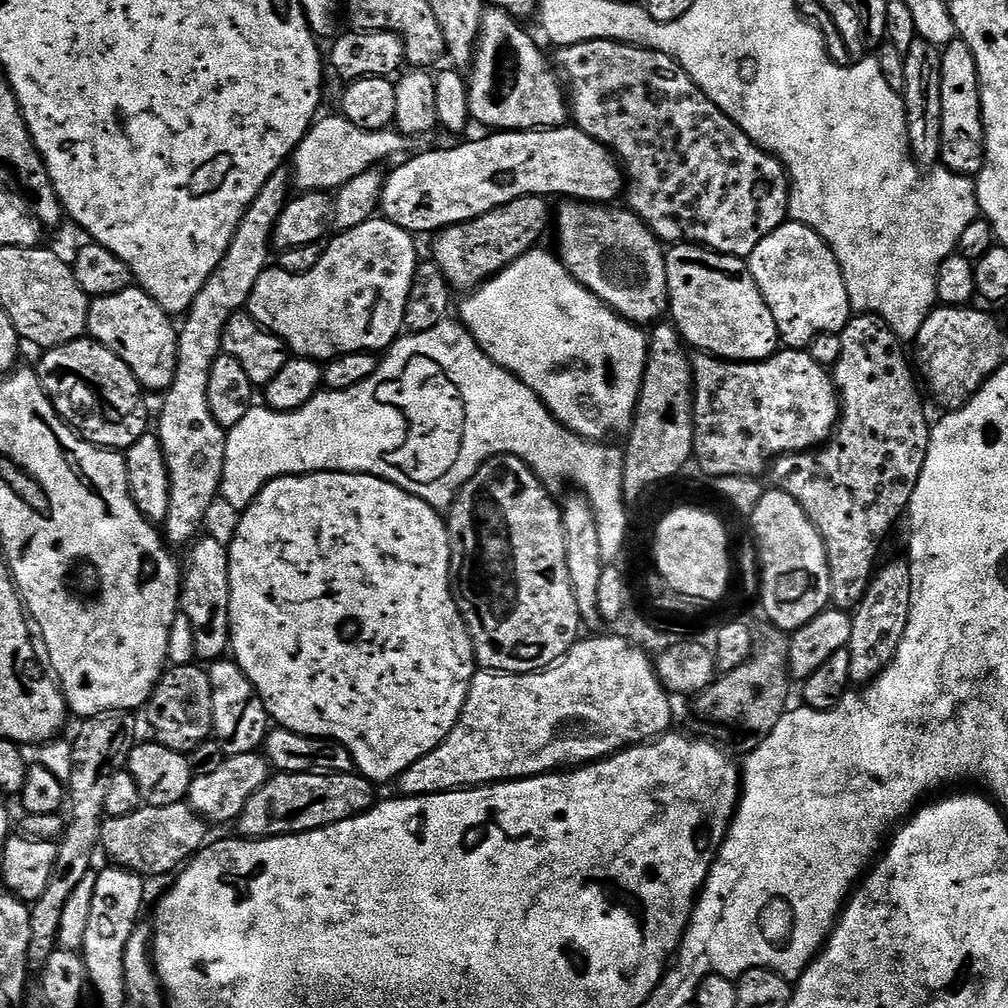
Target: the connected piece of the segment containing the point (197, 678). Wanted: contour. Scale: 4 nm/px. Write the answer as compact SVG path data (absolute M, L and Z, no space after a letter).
M191 663L169 667L156 683L146 705L148 724L152 727L151 739L185 754L210 739L214 722L214 694L210 690L210 678L199 663Z

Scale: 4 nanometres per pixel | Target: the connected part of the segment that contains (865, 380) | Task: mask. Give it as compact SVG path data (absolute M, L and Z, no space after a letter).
M867 314L853 315L843 332L839 333L839 338L842 354L830 375L840 394L840 423L827 444L821 444L815 450L776 457L770 465L770 476L772 472L772 480L776 483L773 485L779 491L790 494L790 498L806 510L826 546L831 607L835 611L852 614L862 602L878 567L880 543L908 511L914 486L918 486L918 478L926 462L932 424L924 413L924 404L920 401L920 392L912 377L913 365L908 356L904 357L905 345L882 318Z

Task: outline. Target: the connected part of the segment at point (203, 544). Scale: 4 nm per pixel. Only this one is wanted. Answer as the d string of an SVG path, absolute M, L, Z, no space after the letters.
M205 535L191 545L192 553L182 572L180 585L179 611L188 619L188 628L192 631L192 648L196 651L195 659L200 662L215 662L229 651L232 635L230 634L230 562L228 545L222 539Z

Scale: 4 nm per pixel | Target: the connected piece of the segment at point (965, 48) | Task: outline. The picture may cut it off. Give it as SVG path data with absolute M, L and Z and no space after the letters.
M954 39L942 49L940 57L940 89L942 90L942 150L940 164L959 176L977 177L984 165L984 119L980 101L978 66L970 46Z

